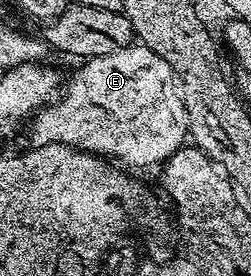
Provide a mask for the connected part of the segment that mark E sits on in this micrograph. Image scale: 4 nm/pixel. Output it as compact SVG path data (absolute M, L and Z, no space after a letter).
M133 43L121 51L113 51L113 55L88 57L80 65L83 66L68 81L66 78L58 96L30 118L32 146L71 145L124 166L132 165L127 166L132 170L143 169L146 165L162 166L178 149L184 148L189 137L185 103L175 73L161 55L149 51L149 47Z

